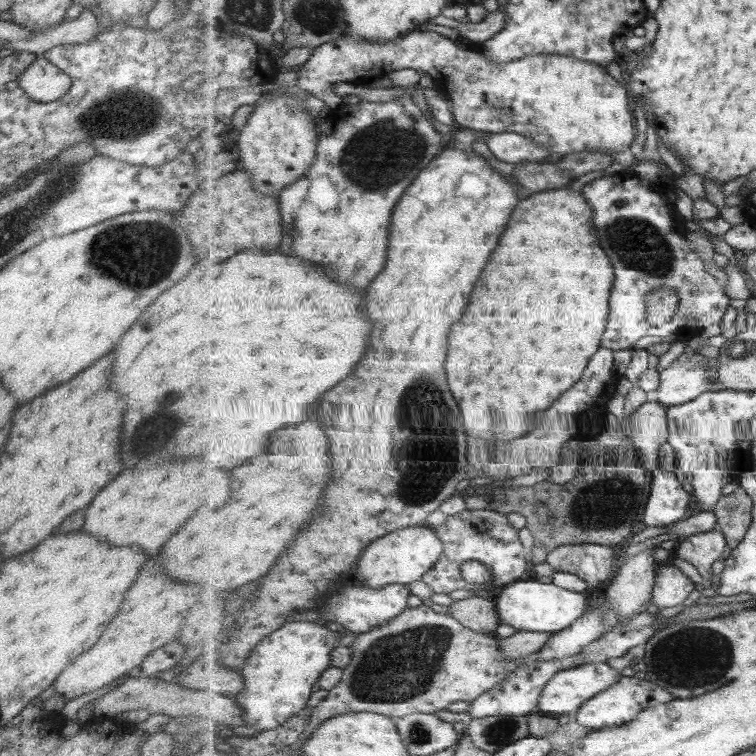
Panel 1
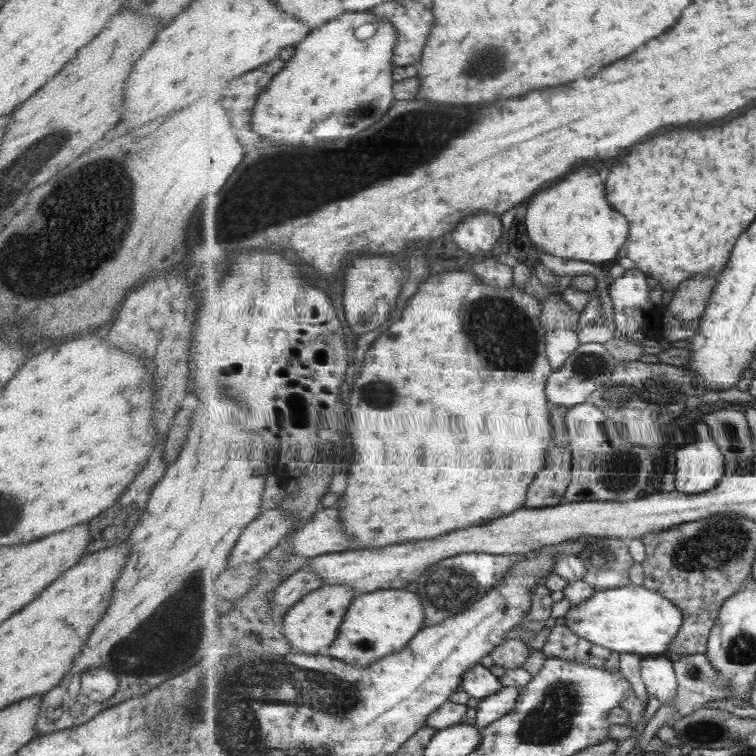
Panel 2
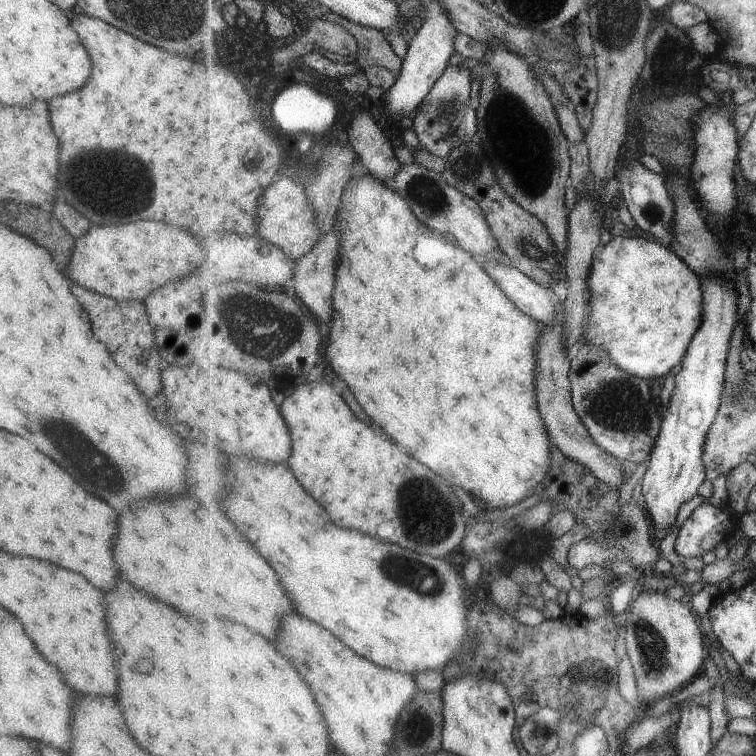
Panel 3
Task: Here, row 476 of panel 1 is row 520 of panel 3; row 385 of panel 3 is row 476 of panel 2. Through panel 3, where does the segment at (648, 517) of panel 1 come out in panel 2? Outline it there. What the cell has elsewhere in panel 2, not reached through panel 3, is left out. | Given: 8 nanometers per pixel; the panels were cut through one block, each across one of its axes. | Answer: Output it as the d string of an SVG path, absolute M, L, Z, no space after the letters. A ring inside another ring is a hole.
M704 423L697 424L699 430L699 442L685 444L677 449L678 458L676 470L676 490L685 494L702 494L713 490L720 484L720 480L726 476L725 455L721 452L716 439L712 437L709 426Z

